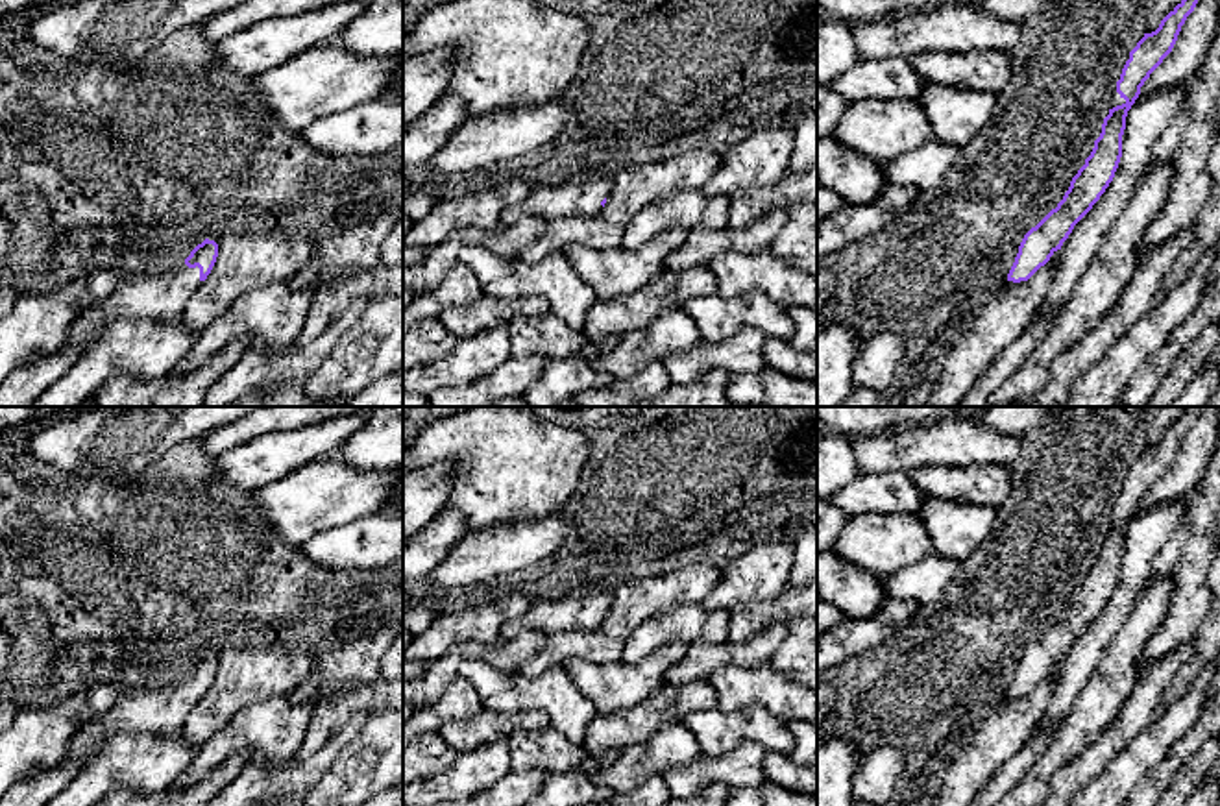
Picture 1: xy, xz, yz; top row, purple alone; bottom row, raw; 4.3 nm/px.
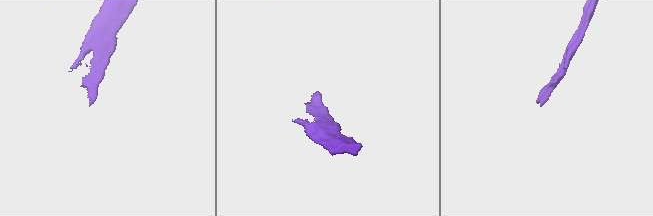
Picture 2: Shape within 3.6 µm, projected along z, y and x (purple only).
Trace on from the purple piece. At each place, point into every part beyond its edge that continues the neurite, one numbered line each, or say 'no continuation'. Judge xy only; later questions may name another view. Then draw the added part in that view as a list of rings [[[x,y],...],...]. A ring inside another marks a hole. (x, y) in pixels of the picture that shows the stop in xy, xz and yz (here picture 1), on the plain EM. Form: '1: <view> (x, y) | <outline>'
1: xy (159, 712) | [[[185,677],[157,688],[118,695],[107,714],[81,727],[70,741],[68,752],[83,771],[115,734],[181,736],[187,715],[200,699],[200,682],[189,682]]]

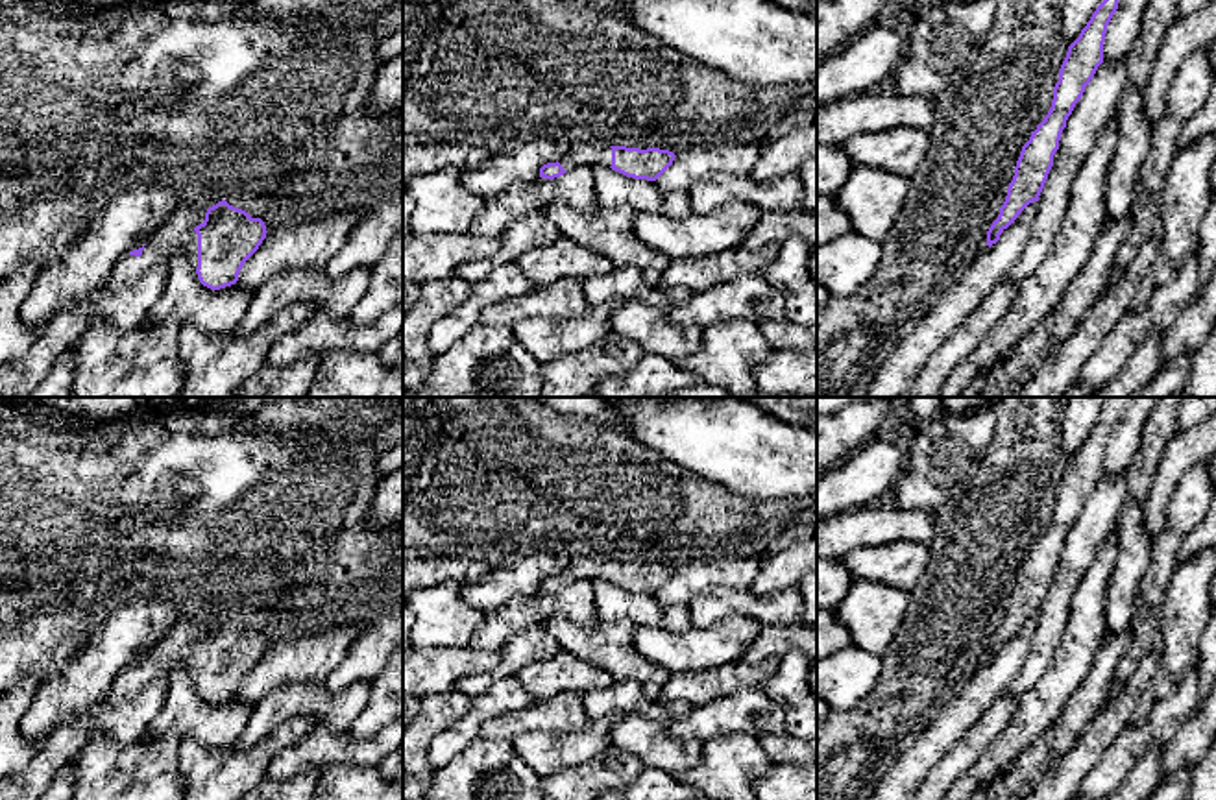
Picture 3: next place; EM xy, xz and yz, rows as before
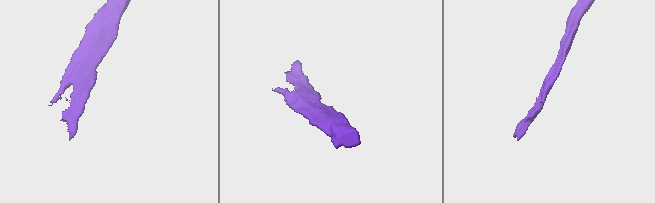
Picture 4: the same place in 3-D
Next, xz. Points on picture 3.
1: xz (581, 568) | [[[588,556],[569,558],[567,565],[558,573],[564,584],[577,580],[612,580],[612,562],[593,560]]]

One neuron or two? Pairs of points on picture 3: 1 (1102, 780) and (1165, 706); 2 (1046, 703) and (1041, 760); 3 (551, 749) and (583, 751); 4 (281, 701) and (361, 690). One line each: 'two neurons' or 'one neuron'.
1: one neuron
2: two neurons
3: one neuron
4: one neuron

